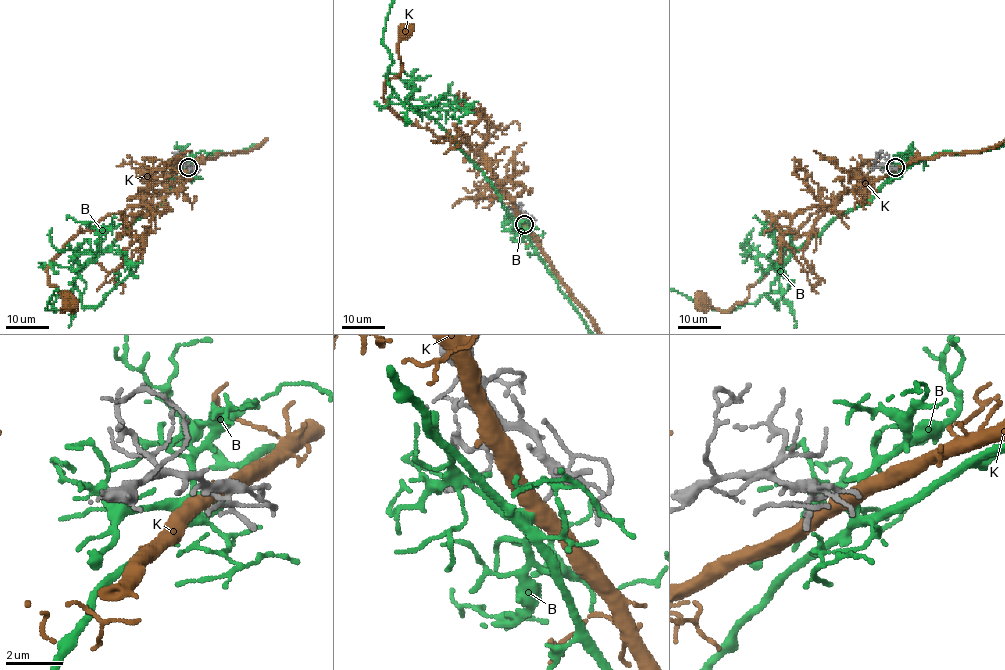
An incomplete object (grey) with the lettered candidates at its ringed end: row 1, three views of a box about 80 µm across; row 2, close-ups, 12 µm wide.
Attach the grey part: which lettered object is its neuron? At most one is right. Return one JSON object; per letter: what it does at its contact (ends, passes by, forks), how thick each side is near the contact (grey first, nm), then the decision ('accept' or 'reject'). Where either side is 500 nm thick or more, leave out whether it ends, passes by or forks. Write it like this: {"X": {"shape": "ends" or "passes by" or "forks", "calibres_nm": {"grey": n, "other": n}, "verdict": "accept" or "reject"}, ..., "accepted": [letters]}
{"B": {"shape": "passes by", "calibres_nm": {"grey": 140, "other": 280}, "verdict": "accept"}, "K": {"calibres_nm": {"grey": 150, "other": 500}, "verdict": "reject"}, "accepted": ["B"]}

